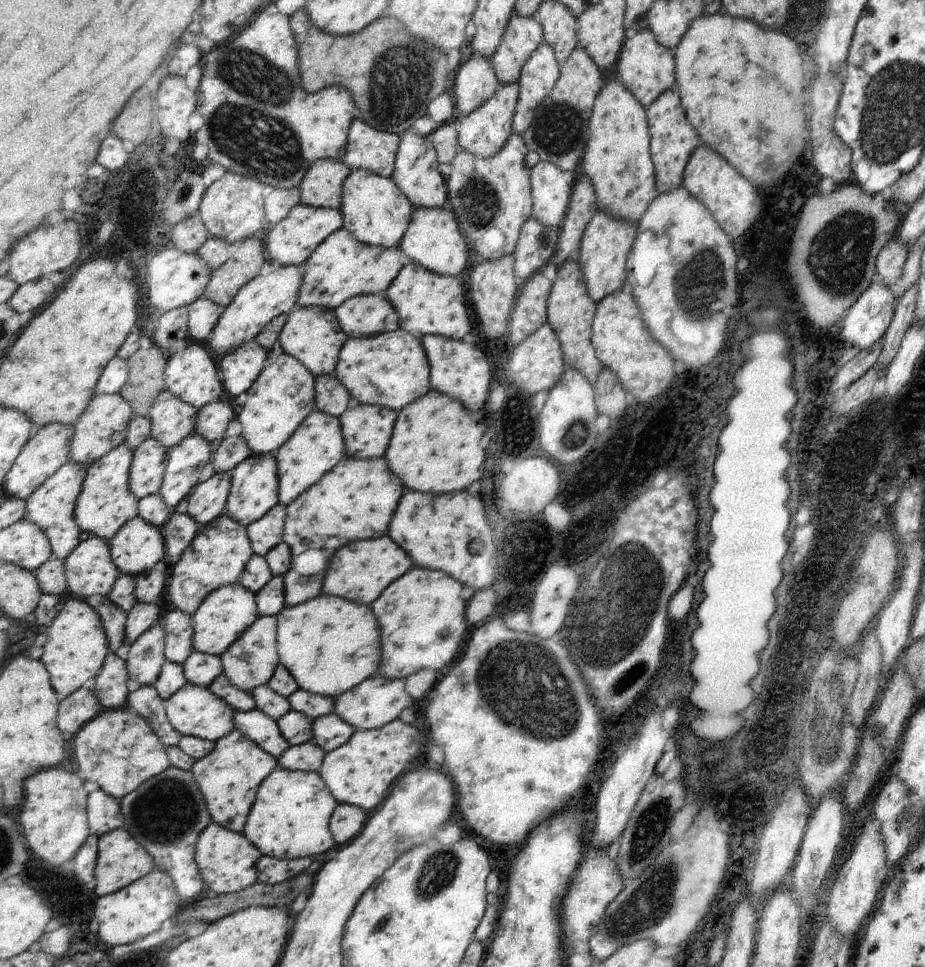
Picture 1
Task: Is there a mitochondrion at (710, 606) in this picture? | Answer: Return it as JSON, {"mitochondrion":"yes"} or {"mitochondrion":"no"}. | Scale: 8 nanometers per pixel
{"mitochondrion":"no"}

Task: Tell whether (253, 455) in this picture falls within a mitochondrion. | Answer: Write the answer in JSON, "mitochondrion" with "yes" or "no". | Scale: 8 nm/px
{"mitochondrion":"no"}

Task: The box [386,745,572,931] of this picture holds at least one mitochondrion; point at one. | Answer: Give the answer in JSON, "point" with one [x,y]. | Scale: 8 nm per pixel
{"point":[439,872]}

